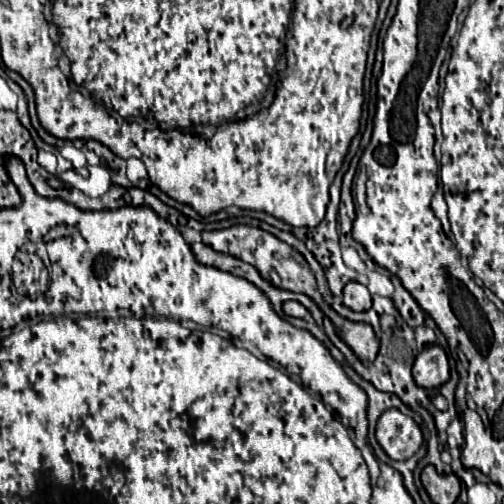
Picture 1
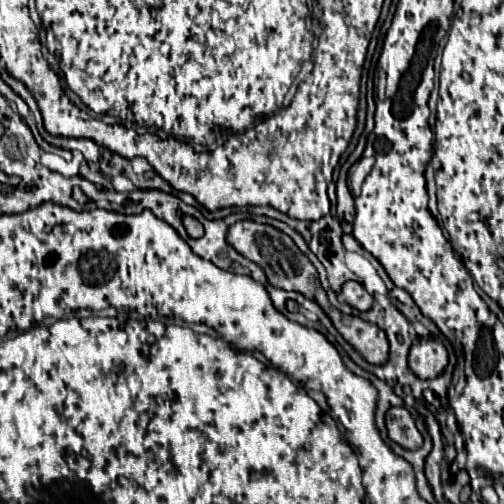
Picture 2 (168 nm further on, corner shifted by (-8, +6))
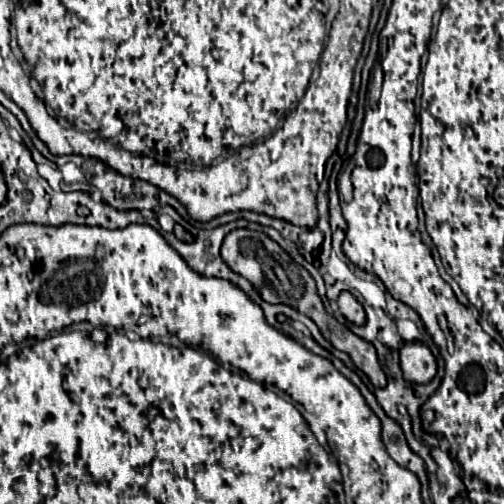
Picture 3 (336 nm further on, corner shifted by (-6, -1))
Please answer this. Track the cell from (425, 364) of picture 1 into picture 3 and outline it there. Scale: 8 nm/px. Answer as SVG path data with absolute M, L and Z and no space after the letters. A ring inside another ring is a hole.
M404 342L400 348L404 378L412 384L428 384L436 376L436 358L422 342Z

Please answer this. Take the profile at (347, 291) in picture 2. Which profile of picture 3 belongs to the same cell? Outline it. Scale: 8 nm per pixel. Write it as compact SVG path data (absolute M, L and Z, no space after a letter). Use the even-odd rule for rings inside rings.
M342 292L338 296L338 308L346 316L348 322L354 322L354 324L364 324L366 322L366 314L364 314L362 304L350 292Z

